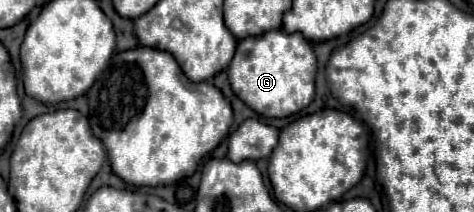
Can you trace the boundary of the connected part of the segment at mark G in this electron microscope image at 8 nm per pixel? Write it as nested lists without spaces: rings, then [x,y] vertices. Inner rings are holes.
[[[280,29],[238,41],[236,55],[228,67],[228,79],[238,99],[258,115],[272,119],[288,117],[308,107],[314,99],[314,77],[316,55],[312,45],[302,35]]]

